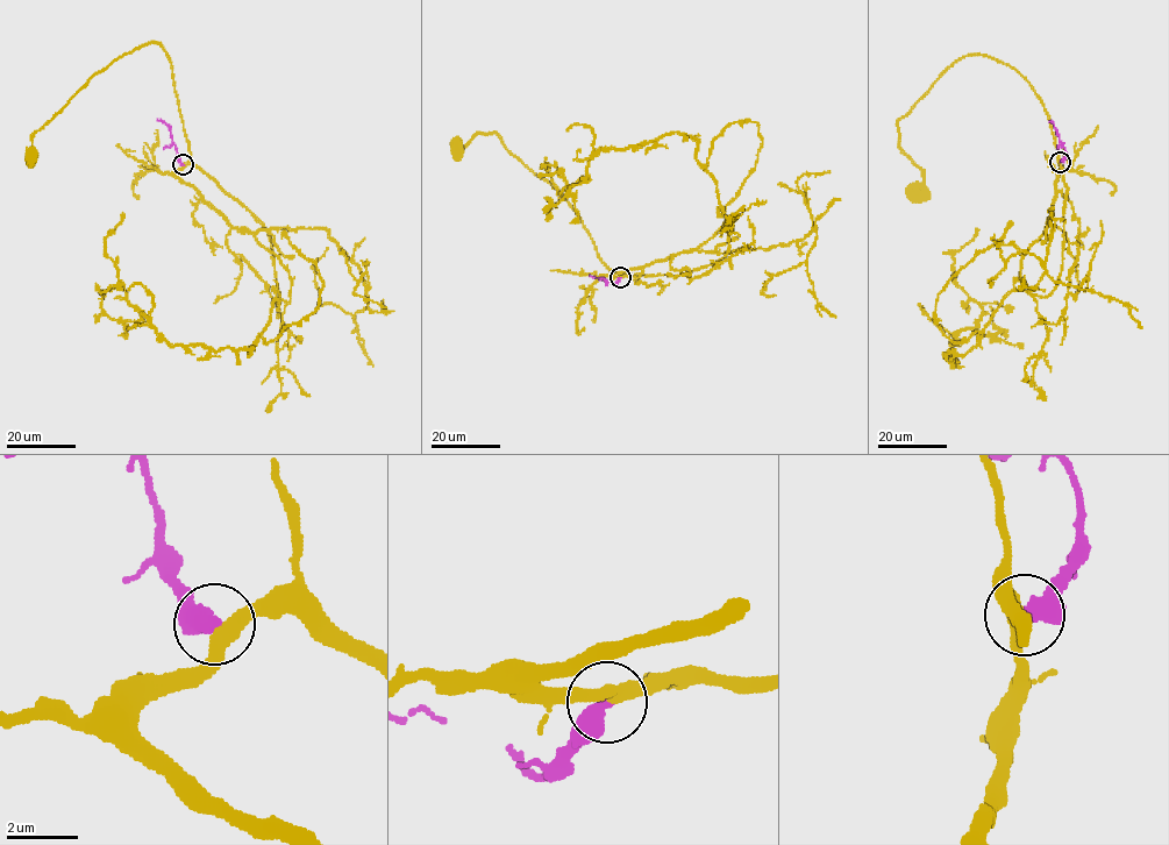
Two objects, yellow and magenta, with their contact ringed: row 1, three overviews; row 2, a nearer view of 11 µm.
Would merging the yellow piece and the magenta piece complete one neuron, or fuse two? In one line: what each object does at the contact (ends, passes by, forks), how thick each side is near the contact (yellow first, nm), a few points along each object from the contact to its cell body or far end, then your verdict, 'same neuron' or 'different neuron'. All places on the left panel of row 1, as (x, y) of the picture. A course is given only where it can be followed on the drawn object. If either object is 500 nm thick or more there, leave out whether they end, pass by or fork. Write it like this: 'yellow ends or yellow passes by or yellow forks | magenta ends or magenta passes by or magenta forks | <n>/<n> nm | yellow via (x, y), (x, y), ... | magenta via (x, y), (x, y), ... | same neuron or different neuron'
380/500 nm | yellow via (184, 164), (191, 153), (170, 61), (161, 43), (151, 42), (95, 73), (33, 135), (31, 156) | magenta via (183, 164), (177, 157), (169, 127), (157, 119) | different neuron

